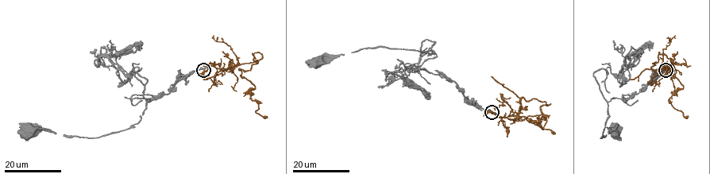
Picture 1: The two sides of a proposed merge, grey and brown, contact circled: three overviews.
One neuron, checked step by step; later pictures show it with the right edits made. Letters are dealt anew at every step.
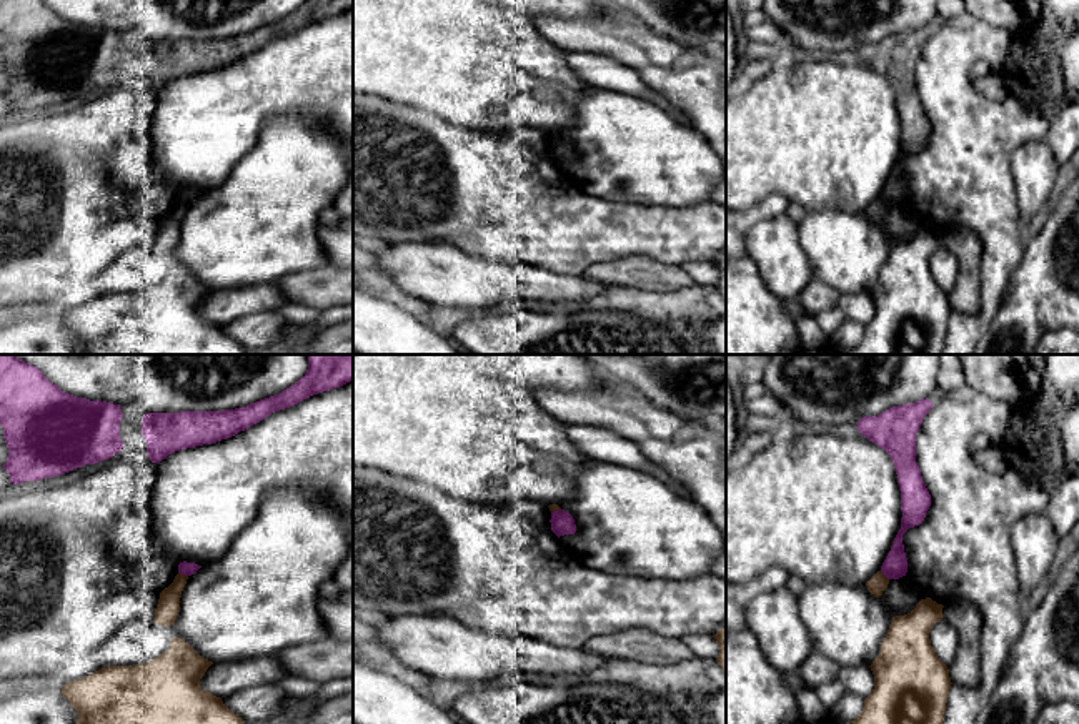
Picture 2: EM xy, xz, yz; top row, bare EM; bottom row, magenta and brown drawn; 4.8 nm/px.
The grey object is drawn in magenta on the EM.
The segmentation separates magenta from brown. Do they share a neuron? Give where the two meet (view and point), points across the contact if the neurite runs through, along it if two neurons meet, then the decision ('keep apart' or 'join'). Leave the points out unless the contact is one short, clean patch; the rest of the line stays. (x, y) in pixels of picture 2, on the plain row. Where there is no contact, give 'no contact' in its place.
contact xy (183, 200); border xy (179, 198), (187, 203); keep apart

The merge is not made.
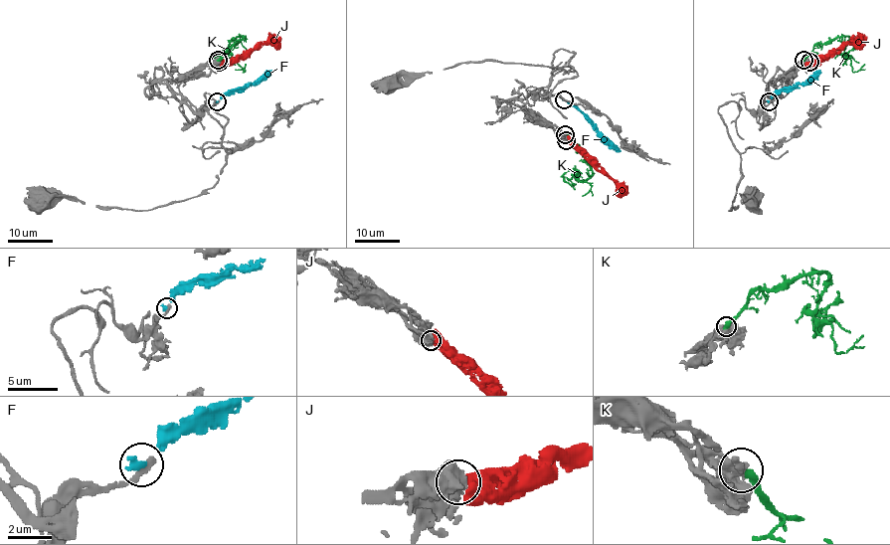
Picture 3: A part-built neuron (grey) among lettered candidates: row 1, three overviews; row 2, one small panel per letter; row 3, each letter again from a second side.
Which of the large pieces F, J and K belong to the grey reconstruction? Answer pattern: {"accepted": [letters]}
{"accepted": []}

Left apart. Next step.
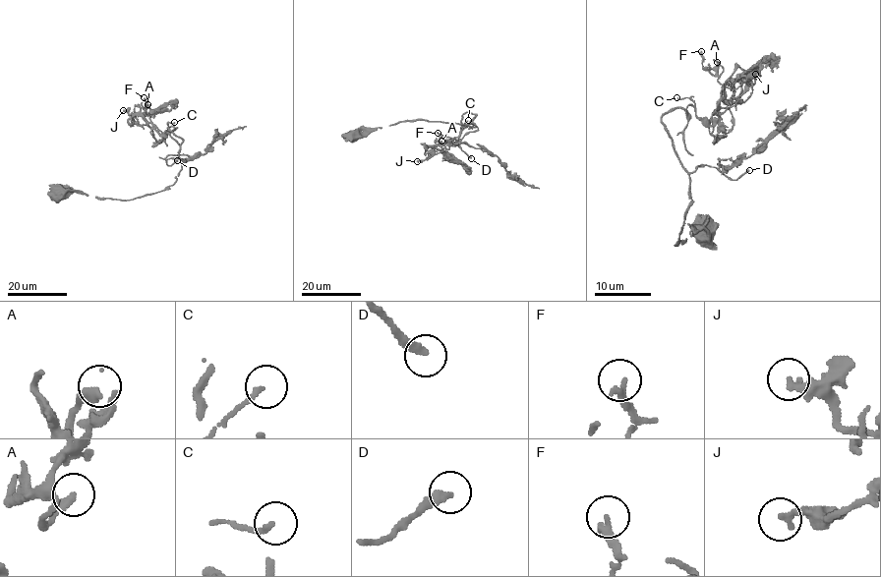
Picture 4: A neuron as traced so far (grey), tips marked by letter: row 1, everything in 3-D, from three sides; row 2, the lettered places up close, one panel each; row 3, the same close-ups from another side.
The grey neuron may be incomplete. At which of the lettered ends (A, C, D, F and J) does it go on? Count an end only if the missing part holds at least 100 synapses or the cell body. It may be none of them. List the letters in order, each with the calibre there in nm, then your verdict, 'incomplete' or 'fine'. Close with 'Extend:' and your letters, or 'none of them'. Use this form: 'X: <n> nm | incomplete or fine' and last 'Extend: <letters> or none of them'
A: 280 nm | fine
C: 160 nm | fine
D: 320 nm | incomplete
F: 260 nm | fine
J: 280 nm | fine
Extend: D

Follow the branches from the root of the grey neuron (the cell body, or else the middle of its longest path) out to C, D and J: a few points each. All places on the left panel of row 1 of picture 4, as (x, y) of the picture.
C: (60, 195), (81, 190), (131, 200), (166, 190), (182, 162), (183, 141), (168, 129), (174, 122)
D: (60, 195), (81, 190), (131, 200), (153, 194), (176, 181), (184, 160), (166, 162), (171, 165), (177, 160)
J: (60, 195), (81, 190), (131, 200), (176, 181), (183, 141), (168, 129), (174, 127), (159, 135), (123, 110)

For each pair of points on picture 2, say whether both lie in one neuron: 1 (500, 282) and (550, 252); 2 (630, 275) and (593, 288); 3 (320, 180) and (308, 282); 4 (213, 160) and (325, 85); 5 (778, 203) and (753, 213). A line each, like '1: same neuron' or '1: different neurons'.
1: different neurons
2: different neurons
3: different neurons
4: same neuron
5: same neuron

